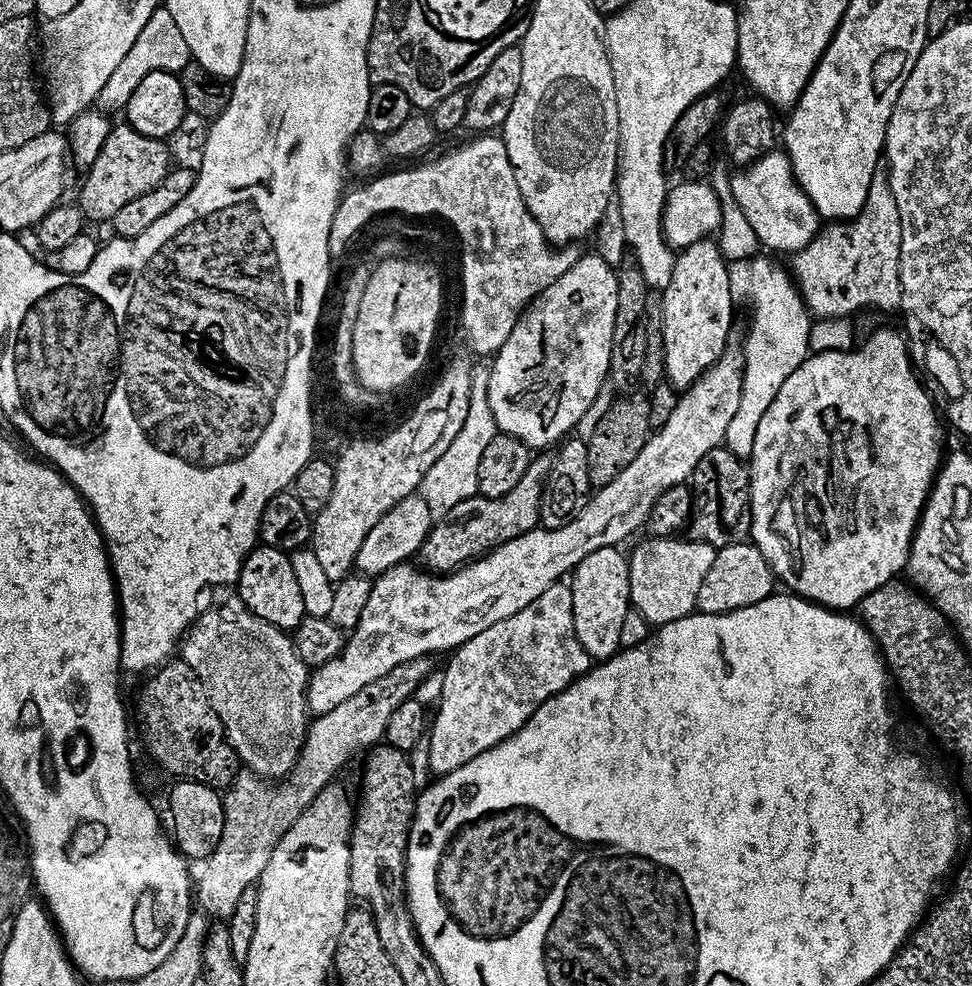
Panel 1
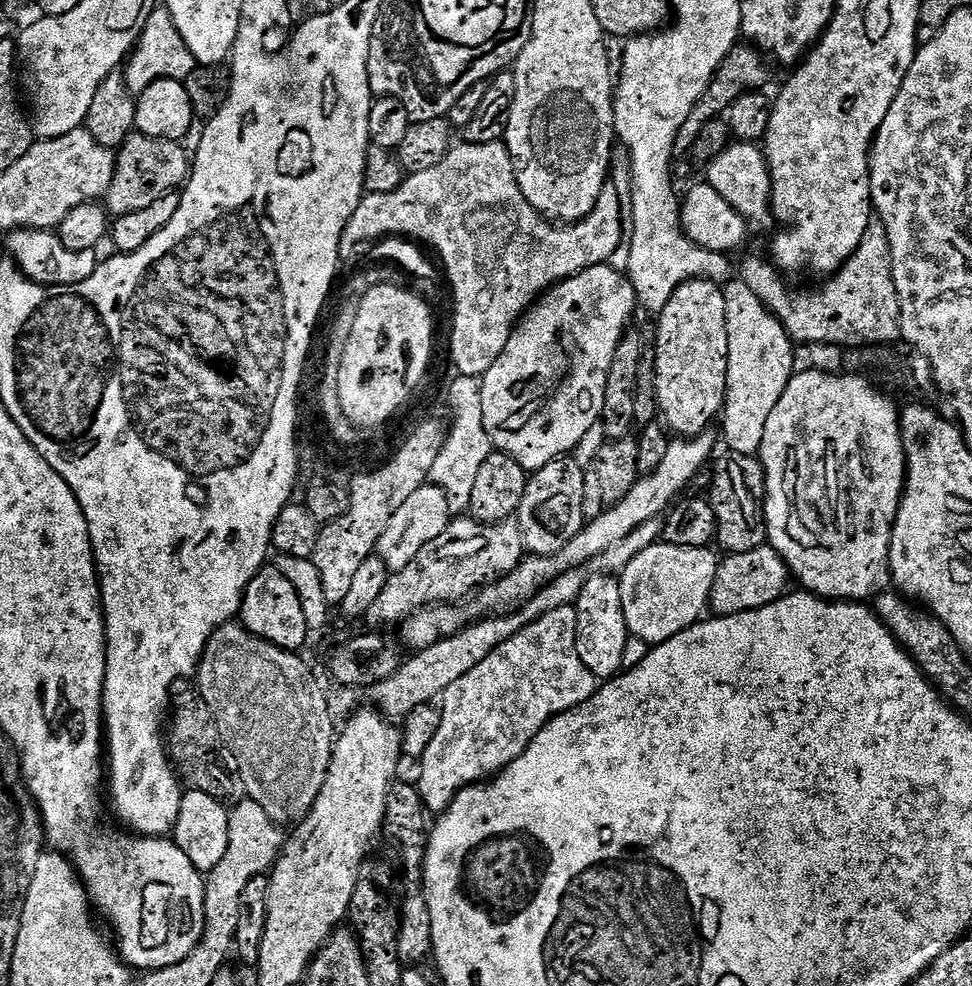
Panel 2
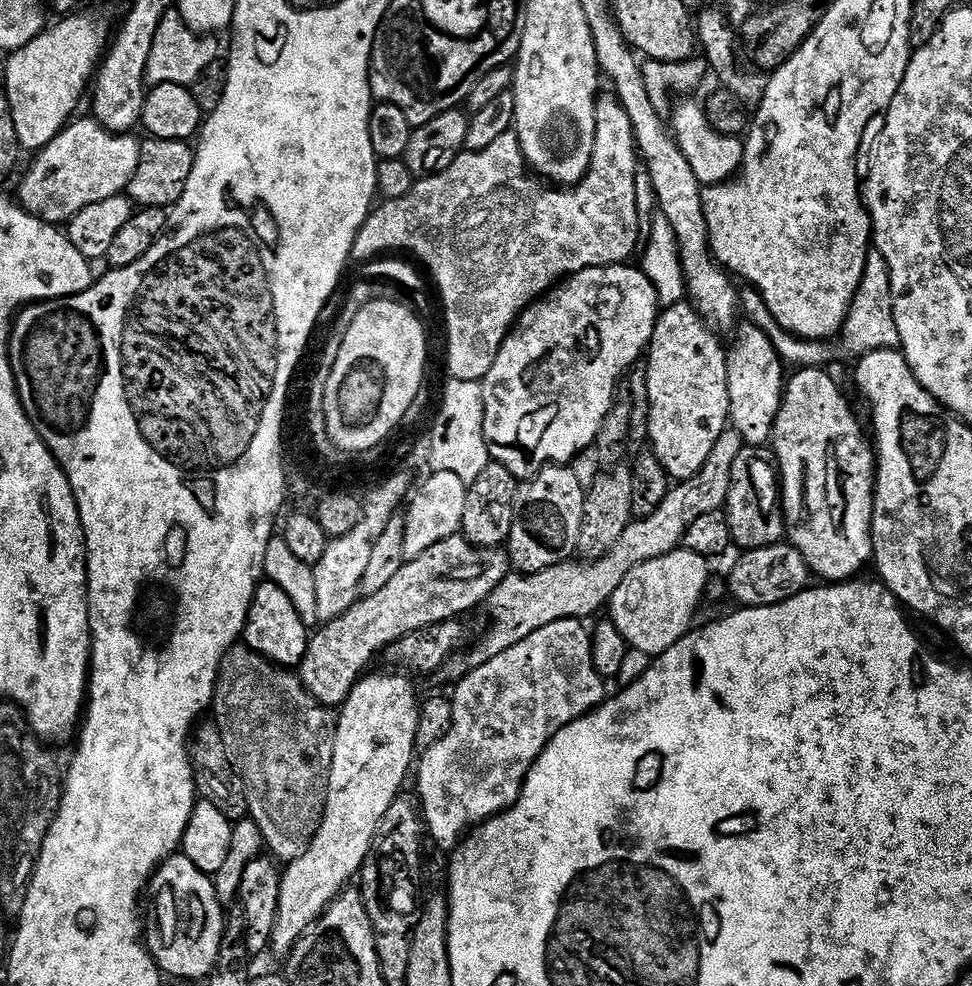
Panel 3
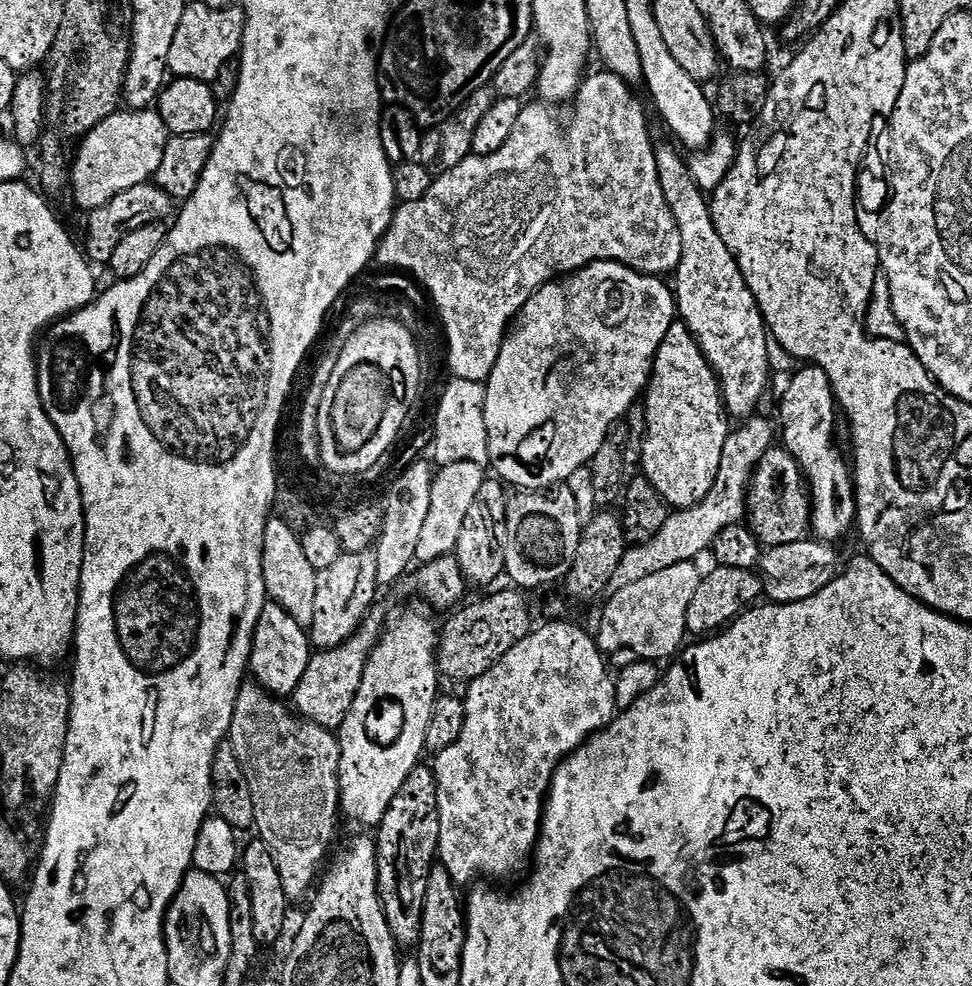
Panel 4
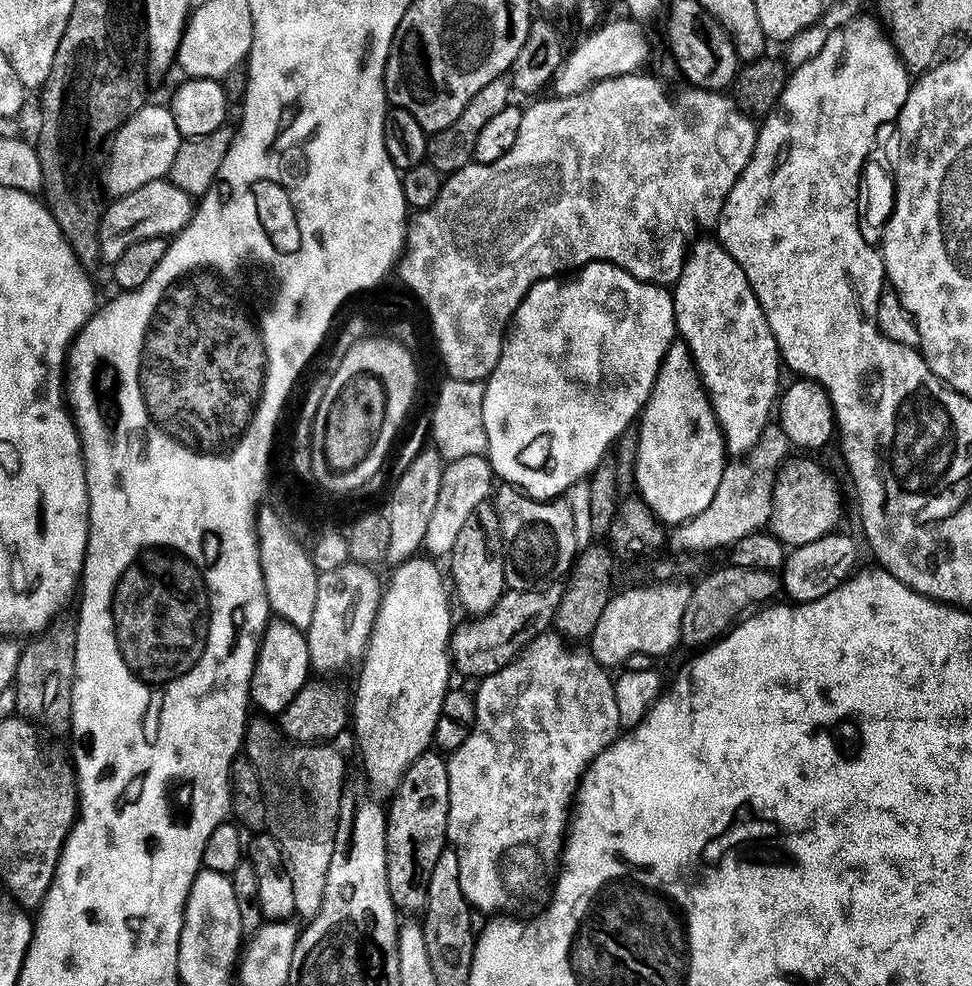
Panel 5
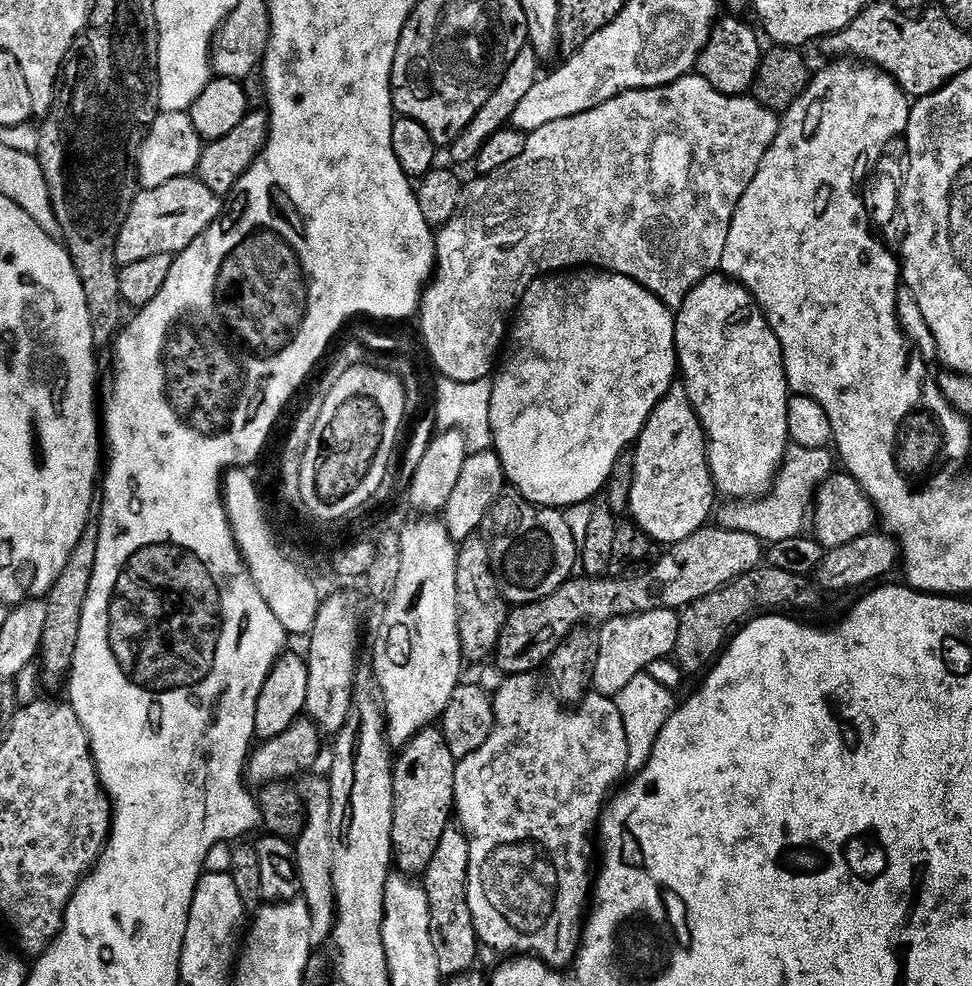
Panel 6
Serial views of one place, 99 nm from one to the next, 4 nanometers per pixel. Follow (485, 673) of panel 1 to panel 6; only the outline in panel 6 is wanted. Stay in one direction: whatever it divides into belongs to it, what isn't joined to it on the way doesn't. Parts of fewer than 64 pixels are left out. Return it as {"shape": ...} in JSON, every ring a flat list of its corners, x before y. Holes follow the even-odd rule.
{"shape":[[523,672,517,676,504,678,501,688,492,696,492,705,494,706,494,730,490,738,486,738,486,742,482,742,482,746,478,746,474,754,457,760,454,774,454,798,456,799,454,816,457,821,460,819,458,827,468,839,470,846,468,901,470,914,474,918,474,930,483,947,485,944,496,952,508,952,504,954,535,956,536,959,543,960,545,964,550,964,557,970,564,970,575,961,580,947,582,921,585,919,586,909,590,904,590,893,594,888,594,872,591,872,592,840,594,844,600,816,604,812,610,793,625,779,624,772,629,771,626,726,622,726,622,714,613,697,589,694,575,705,574,710,569,710,557,700,551,687,546,683,545,677,536,672]]}

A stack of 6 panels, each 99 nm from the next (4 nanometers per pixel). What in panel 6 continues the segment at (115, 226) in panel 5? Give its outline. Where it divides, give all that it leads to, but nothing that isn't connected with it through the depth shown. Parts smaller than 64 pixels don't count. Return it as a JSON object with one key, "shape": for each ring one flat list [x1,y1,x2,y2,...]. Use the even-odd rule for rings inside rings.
{"shape":[[195,175,179,176,166,182,166,186,137,191,130,214,126,214,126,222,122,222,122,230,118,234,116,262,123,266,141,258,151,258,154,254,175,257,185,252,221,215,221,197,216,196,214,190,207,188]]}

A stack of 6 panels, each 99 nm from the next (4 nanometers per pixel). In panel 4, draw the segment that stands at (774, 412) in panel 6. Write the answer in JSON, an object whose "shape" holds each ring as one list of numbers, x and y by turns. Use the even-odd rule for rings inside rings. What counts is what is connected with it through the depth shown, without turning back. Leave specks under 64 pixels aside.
{"shape":[[660,144,656,150,658,162,658,178,662,182,662,194,666,194,666,202,674,214,674,222,678,222,678,234,682,234,682,258,674,273,674,295,676,311,679,319,691,330,698,346,720,379,720,392,724,396,724,407,729,417,751,418,757,415,760,399,768,388,768,376,773,375,768,357,768,341,770,333,764,316,760,312,758,302,746,286,746,278,726,242,722,242,722,234,714,226,714,218,709,197,692,178,692,170,687,159,683,160,679,152,668,144]]}

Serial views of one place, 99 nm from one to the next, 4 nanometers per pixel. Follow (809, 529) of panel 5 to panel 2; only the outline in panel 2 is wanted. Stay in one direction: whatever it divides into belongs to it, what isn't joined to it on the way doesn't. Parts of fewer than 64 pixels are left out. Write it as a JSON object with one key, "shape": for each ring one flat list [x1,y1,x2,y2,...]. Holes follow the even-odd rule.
{"shape":[[729,451,721,460,713,459,712,489,706,499,712,503,716,519,715,543,725,548,724,552,745,554,766,544,768,531,764,525,764,474,755,455,743,456]]}

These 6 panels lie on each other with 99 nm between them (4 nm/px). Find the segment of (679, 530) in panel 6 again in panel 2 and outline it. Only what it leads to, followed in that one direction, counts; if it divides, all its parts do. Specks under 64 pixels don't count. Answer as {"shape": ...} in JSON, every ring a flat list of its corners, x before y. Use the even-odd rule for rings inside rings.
{"shape":[[688,280,666,302,656,326,657,406,663,423,677,437,694,437,710,428,711,420,721,415,727,398,727,334,724,289,713,280]]}

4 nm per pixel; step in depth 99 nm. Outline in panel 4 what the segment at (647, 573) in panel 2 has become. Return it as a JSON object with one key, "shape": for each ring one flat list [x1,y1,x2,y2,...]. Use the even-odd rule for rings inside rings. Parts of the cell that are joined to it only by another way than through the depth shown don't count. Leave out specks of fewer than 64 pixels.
{"shape":[[692,562,670,566,659,574,650,574,650,578,641,578,639,582,611,593,600,616,600,633,597,631,594,636,600,651,611,654,630,650,641,660,671,661,686,640,686,610,690,610,690,602,702,579,702,572,696,567]]}

